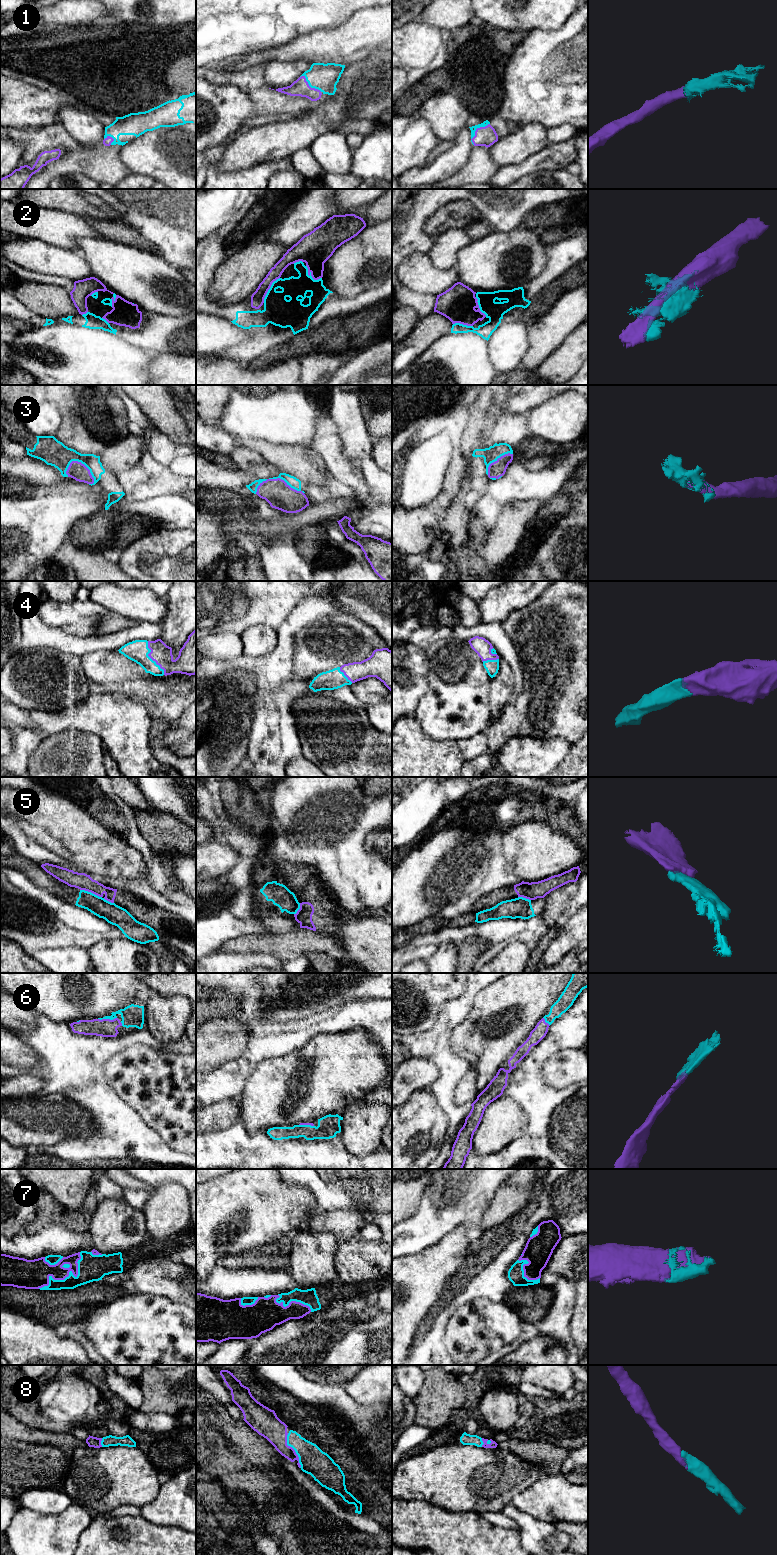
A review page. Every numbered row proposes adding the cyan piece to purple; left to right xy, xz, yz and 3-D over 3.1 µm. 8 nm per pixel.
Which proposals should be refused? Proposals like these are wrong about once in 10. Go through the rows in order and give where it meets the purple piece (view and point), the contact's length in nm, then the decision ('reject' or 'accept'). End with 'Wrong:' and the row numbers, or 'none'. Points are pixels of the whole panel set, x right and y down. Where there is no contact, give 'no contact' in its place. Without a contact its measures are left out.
1: meets purple in yz at (476, 130); contact 220 nm long; accept
2: meets purple in xz at (311, 275); contact 170 nm long; accept
3: meets purple in xy at (88, 469); contact 260 nm long; accept
4: meets purple in xy at (151, 658); contact 300 nm long; accept
5: meets purple in xy at (91, 892); contact 190 nm long; reject
6: meets purple in xy at (107, 1019); contact 150 nm long; accept
7: meets purple in xy at (66, 1276); contact 460 nm long; accept
8: meets purple in xz at (294, 1450); contact 300 nm long; accept
Wrong: 5

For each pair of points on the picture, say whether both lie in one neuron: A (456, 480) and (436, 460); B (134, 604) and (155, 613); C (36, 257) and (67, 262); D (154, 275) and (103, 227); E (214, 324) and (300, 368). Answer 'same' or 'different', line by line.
A: different
B: same
C: same
D: different
E: different

